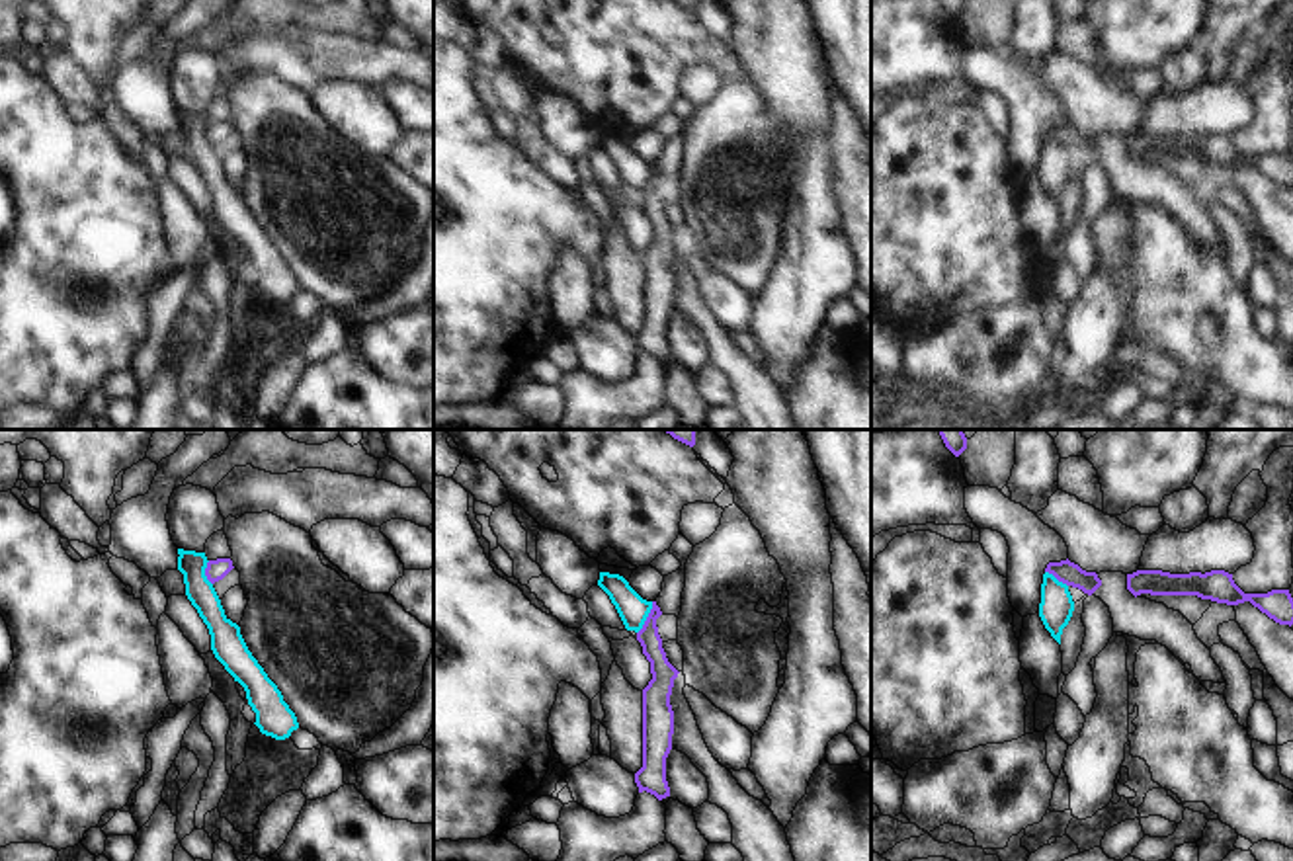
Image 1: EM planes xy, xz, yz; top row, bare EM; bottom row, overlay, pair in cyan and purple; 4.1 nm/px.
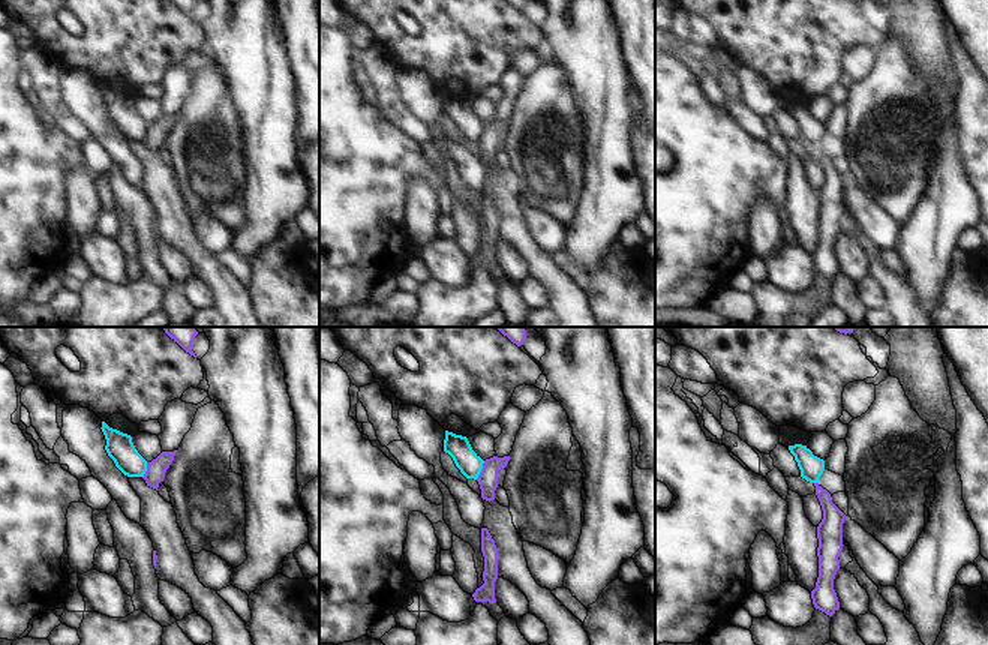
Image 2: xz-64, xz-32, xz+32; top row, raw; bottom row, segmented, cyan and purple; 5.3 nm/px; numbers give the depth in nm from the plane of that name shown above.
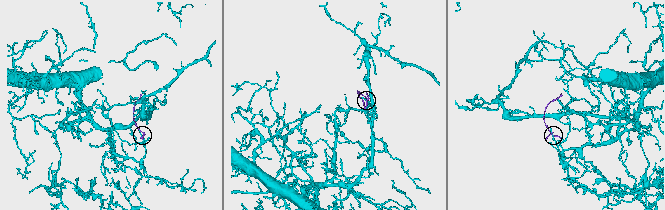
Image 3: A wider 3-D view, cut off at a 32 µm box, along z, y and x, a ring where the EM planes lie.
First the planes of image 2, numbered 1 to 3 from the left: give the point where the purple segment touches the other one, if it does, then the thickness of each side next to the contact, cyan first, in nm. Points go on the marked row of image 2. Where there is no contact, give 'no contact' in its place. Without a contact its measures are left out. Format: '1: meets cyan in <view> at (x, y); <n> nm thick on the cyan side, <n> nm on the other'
1: meets cyan in xz-64 at (146, 470); 150 nm thick on the cyan side, 100 nm on the other
2: meets cyan in xz-32 at (480, 470); 120 nm thick on the cyan side, 110 nm on the other
3: meets cyan in xz+32 at (816, 482); 130 nm thick on the cyan side, 120 nm on the other

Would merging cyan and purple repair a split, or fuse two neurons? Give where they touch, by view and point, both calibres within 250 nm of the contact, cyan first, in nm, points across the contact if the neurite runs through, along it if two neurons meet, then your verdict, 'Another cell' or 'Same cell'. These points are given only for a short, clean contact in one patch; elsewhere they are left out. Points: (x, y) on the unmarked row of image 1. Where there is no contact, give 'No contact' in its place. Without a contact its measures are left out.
Touches cyan at xz (647, 178). Thickness 120 nm (cyan) against 100 nm. Boundary: xz (653, 164), (637, 196). Another cell.

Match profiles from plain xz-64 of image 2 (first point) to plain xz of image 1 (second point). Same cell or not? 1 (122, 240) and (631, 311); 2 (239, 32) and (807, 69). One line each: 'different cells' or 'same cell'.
1: same cell
2: same cell

